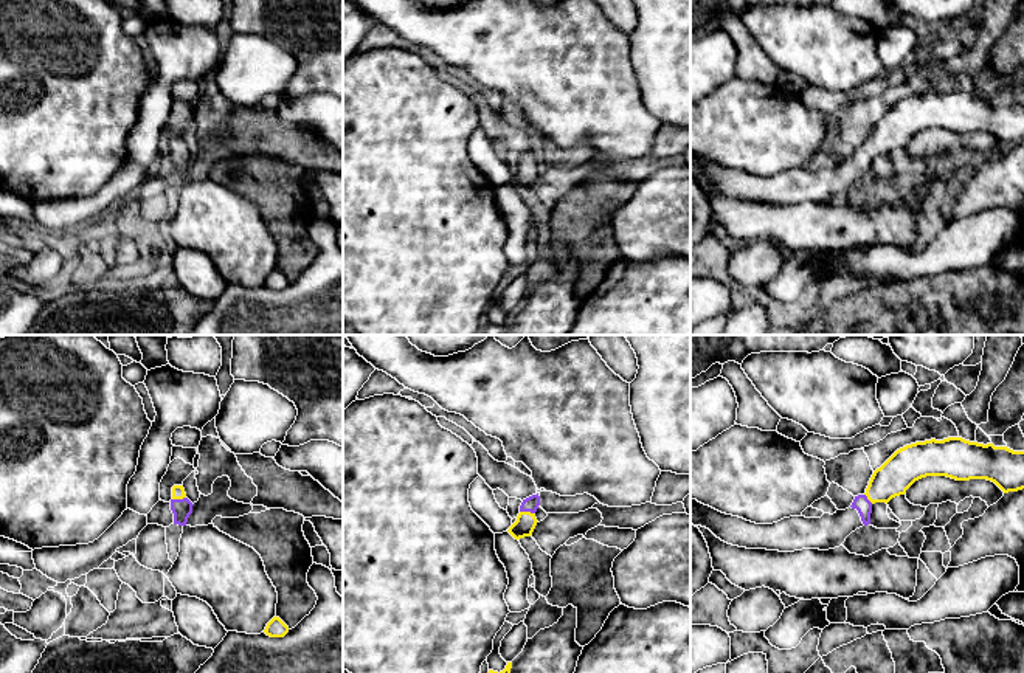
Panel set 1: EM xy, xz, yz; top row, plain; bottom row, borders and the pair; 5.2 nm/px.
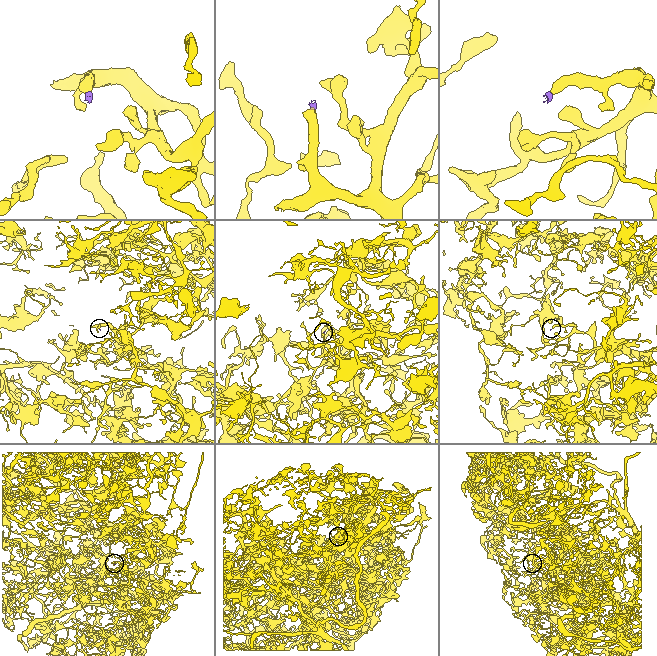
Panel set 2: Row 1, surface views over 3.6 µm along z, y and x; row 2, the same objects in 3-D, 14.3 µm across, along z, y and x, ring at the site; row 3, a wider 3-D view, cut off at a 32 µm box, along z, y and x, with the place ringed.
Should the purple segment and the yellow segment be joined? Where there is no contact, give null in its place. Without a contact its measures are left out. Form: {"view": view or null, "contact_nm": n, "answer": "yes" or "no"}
{"view": "xz", "contact_nm": 80, "answer": "yes"}

